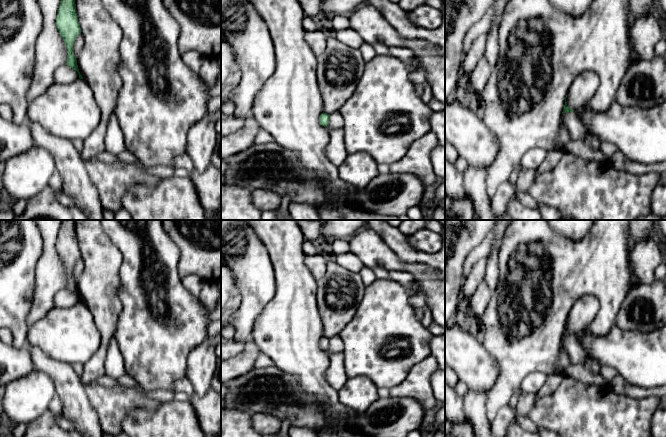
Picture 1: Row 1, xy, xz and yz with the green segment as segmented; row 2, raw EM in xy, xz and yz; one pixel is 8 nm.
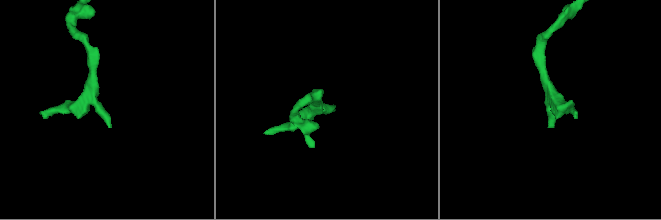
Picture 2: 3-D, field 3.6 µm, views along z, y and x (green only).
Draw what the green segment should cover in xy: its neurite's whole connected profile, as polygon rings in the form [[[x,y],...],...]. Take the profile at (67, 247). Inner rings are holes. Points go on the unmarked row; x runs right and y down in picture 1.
[[[62,220],[56,242],[56,250],[67,270],[68,282],[66,289],[76,294],[79,298],[79,302],[83,303],[78,293],[76,280],[73,276],[75,263],[79,258],[81,258],[74,220]]]

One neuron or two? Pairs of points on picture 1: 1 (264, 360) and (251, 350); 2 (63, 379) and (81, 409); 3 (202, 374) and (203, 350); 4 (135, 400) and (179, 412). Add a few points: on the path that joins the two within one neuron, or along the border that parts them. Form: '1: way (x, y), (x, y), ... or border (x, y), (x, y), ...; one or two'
1: border (261, 352), (255, 361), (254, 367); two
2: way (69, 386), (75, 402); one
3: way (202, 368), (203, 356); one
4: border (161, 403), (156, 408), (135, 409); two

